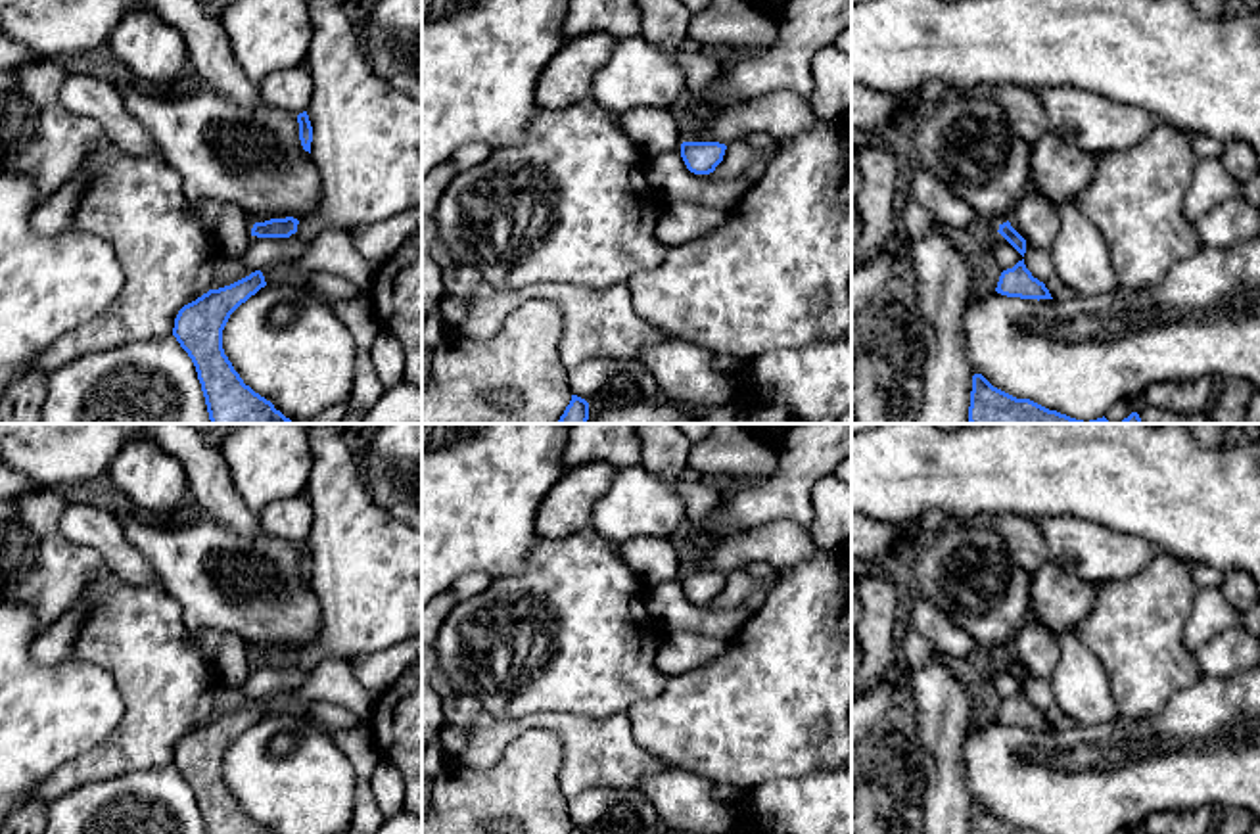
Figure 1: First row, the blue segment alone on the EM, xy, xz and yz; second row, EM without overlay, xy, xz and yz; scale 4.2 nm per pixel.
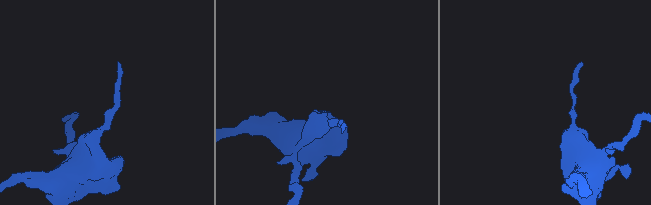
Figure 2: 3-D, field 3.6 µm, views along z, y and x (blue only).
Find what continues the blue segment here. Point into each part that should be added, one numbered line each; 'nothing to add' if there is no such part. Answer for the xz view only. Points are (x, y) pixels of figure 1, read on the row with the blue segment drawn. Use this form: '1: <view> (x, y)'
nothing to add

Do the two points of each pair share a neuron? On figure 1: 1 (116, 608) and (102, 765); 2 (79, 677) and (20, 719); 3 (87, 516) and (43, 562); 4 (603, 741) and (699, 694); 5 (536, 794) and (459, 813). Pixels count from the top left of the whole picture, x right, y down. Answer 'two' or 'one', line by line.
1: one
2: one
3: two
4: two
5: one

